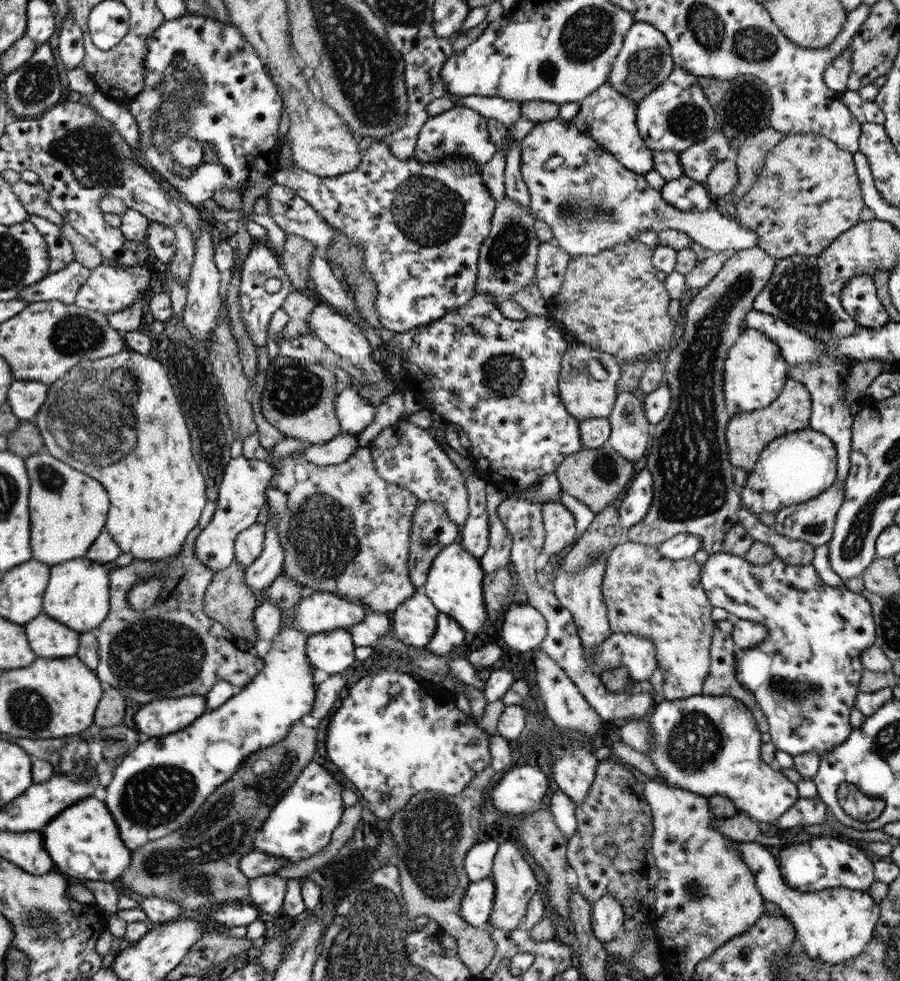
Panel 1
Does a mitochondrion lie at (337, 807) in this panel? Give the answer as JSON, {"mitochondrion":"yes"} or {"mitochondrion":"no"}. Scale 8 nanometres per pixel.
{"mitochondrion":"no"}

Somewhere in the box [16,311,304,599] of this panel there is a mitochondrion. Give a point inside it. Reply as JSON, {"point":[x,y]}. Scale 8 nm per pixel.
{"point":[102,409]}

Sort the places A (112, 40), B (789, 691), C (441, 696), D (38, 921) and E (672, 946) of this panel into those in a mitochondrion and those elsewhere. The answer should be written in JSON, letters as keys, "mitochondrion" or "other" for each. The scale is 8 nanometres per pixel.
{"A":"other","B":"mitochondrion","C":"other","D":"mitochondrion","E":"other"}

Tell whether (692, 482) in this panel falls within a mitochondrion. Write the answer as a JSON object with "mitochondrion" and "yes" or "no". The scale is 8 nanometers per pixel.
{"mitochondrion":"yes"}

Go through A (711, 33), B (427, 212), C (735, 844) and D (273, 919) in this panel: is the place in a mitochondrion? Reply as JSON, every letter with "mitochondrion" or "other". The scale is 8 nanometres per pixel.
{"A":"mitochondrion","B":"mitochondrion","C":"other","D":"other"}

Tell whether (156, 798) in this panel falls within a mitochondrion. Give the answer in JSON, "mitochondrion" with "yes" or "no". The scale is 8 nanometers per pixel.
{"mitochondrion":"yes"}

